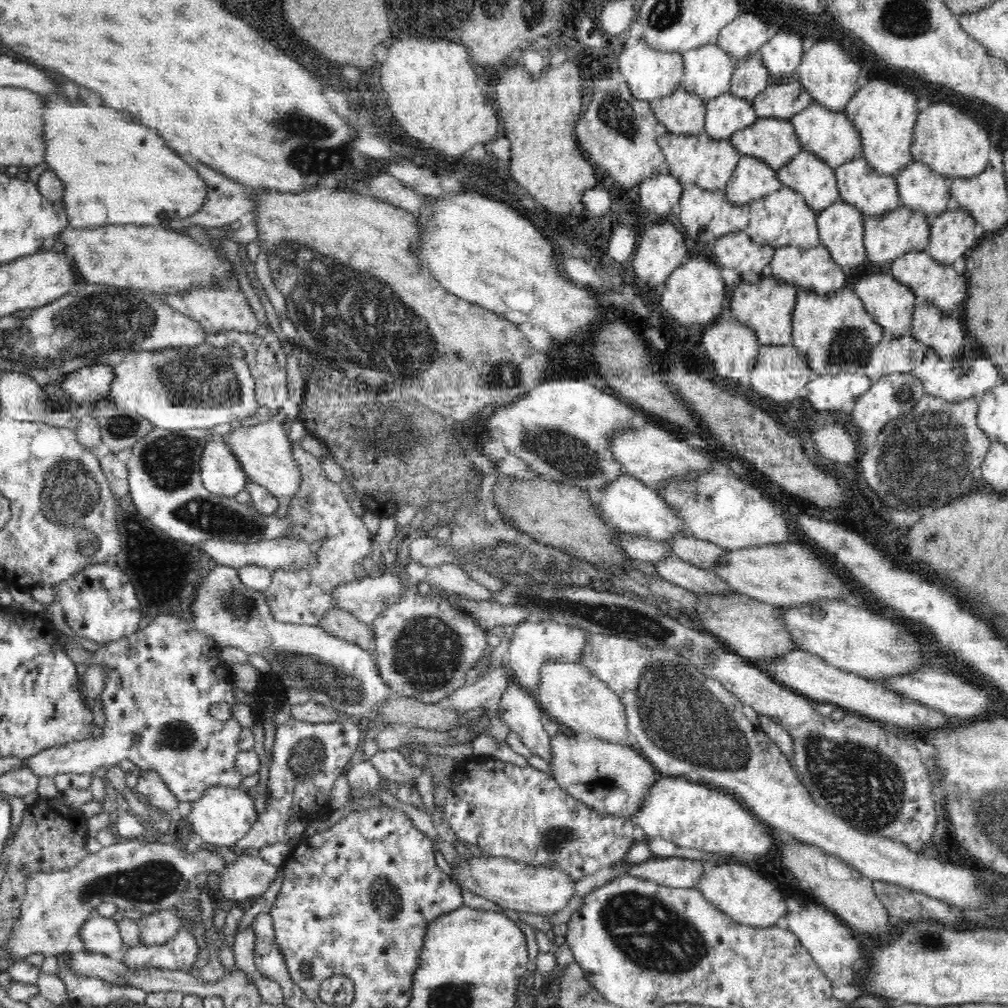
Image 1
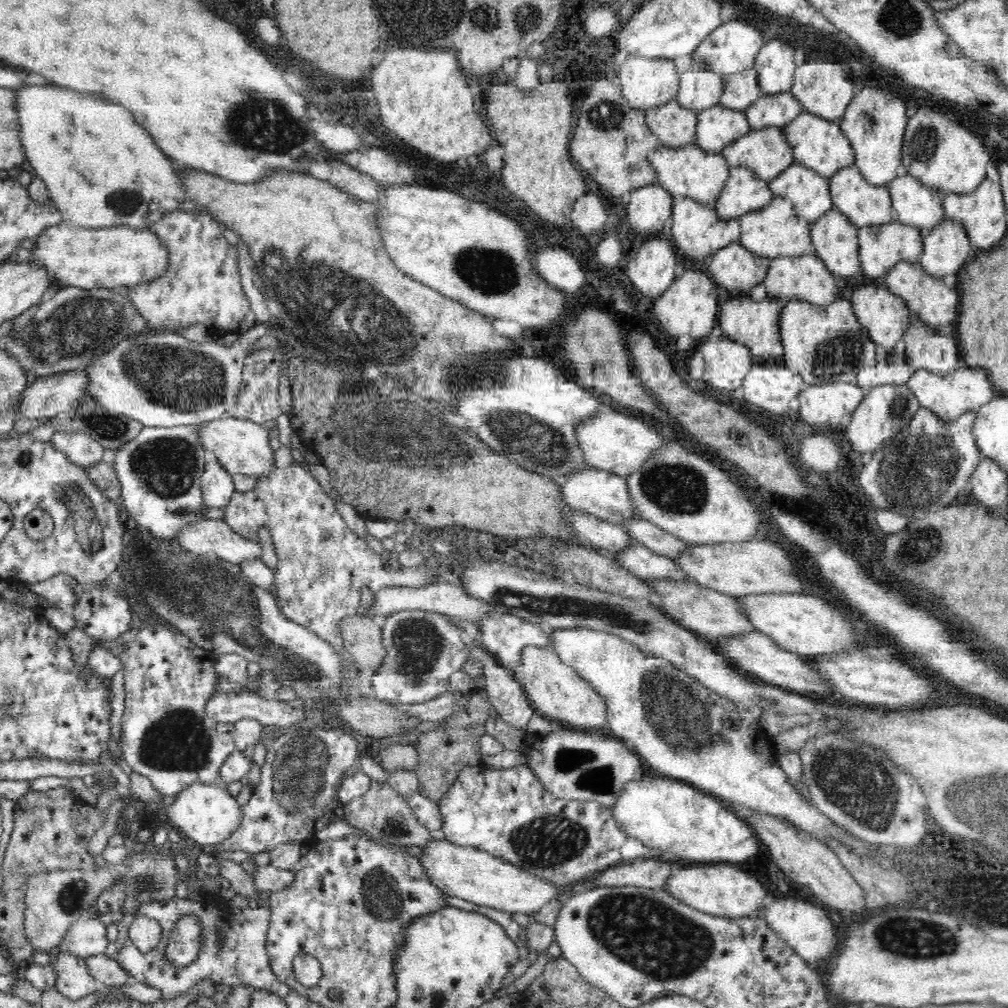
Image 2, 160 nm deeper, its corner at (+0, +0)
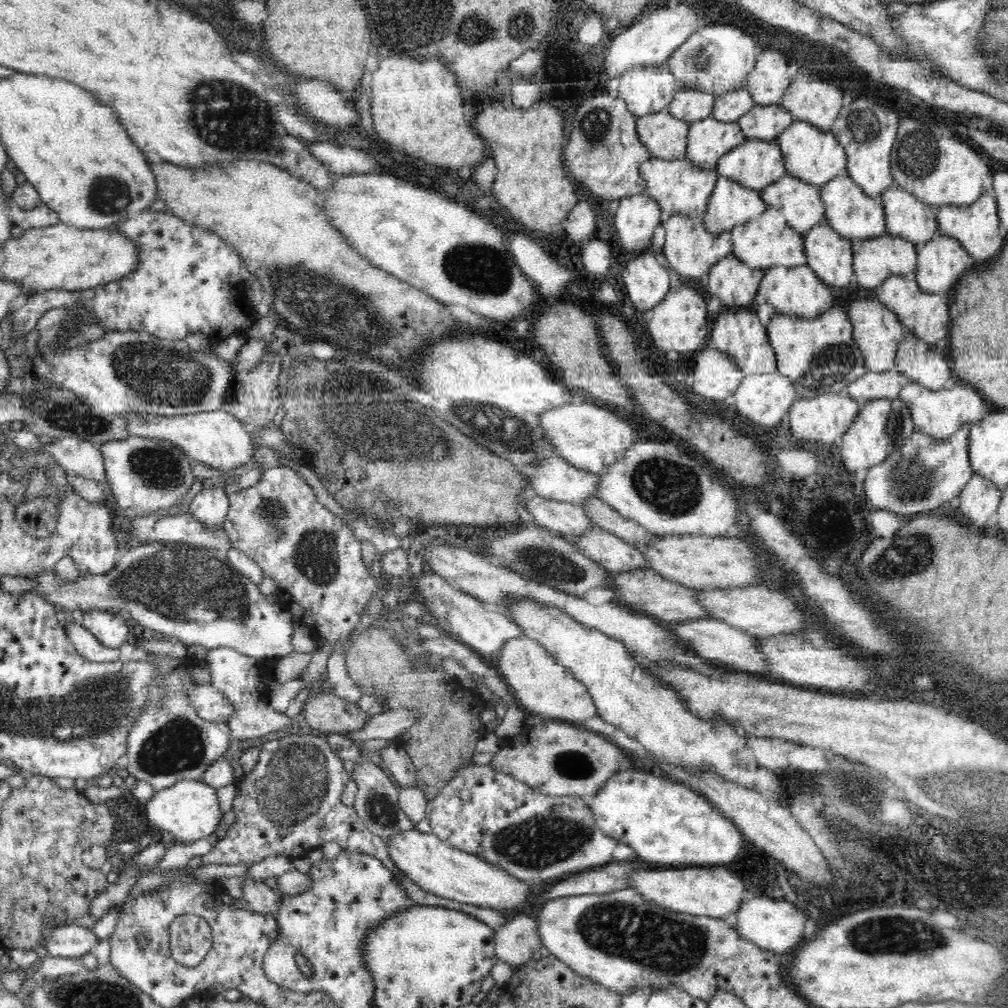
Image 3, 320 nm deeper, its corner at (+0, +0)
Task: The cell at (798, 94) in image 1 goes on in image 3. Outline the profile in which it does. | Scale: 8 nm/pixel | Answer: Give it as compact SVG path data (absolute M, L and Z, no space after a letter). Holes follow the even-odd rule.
M780 103L756 106L738 120L747 139L760 140L778 138L794 121L792 114Z

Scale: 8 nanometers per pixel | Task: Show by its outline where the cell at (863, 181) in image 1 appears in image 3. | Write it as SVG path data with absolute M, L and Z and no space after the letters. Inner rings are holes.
M845 174L829 180L820 187L820 195L826 207L826 220L842 237L854 240L886 233L886 211L881 195L875 197L868 195L852 176Z

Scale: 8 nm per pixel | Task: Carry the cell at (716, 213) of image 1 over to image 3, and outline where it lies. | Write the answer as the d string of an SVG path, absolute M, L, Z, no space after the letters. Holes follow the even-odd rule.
M674 213L663 222L663 226L666 243L662 257L668 262L669 268L675 270L684 282L699 281L702 274L708 274L709 268L712 268L717 260L733 250L731 231L710 231L701 215Z

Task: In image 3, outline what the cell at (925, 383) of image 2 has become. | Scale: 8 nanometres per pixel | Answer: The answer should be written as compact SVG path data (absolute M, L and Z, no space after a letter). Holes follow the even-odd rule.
M909 381L900 391L900 399L907 402L912 419L914 419L914 430L926 431L934 436L934 439L945 439L956 432L964 423L972 424L985 417L992 406L988 406L982 393L972 386L964 386L964 382L956 381L951 388L930 389L922 385L920 381Z

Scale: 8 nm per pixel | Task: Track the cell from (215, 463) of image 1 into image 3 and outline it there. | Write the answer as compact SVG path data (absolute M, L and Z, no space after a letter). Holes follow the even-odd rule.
M224 486L202 487L189 505L189 512L210 525L222 525L229 510L229 495Z

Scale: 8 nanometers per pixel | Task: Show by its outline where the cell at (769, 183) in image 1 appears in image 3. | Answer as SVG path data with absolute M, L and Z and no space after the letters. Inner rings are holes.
M719 177L702 217L710 231L719 233L759 217L767 207L760 190L744 187L730 177Z

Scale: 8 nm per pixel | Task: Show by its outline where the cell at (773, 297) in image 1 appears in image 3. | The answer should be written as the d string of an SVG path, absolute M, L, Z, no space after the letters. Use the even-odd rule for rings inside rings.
M756 305L734 308L723 307L717 315L716 322L714 322L713 329L706 342L708 347L722 349L722 351L730 353L732 359L736 359L736 363L740 365L740 369L746 375L777 371L776 351L770 343L767 326L762 324L756 310Z

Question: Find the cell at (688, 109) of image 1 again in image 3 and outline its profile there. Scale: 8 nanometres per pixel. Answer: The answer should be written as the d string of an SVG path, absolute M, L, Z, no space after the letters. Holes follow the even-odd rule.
M668 108L637 118L637 130L641 142L650 149L651 156L660 159L683 159L686 157L690 128L691 124L672 115Z

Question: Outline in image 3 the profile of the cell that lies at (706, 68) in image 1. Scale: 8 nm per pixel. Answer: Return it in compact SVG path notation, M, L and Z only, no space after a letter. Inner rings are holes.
M682 88L675 95L668 110L672 115L691 124L713 114L716 98L717 96L710 92Z

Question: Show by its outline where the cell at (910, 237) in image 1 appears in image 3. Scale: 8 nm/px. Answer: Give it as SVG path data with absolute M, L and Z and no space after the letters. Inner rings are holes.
M886 232L877 237L866 237L853 240L854 272L857 283L863 288L880 288L888 275L914 274L918 262L918 247L914 241Z

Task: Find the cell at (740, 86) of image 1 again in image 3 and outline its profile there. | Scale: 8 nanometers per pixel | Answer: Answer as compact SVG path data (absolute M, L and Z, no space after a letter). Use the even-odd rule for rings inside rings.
M742 86L718 95L711 116L721 122L736 122L756 106L752 94L746 86Z

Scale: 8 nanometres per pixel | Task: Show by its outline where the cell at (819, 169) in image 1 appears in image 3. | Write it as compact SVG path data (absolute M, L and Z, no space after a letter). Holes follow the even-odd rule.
M787 174L765 186L762 199L786 217L796 232L806 234L813 226L826 220L826 207L820 195L820 186Z

